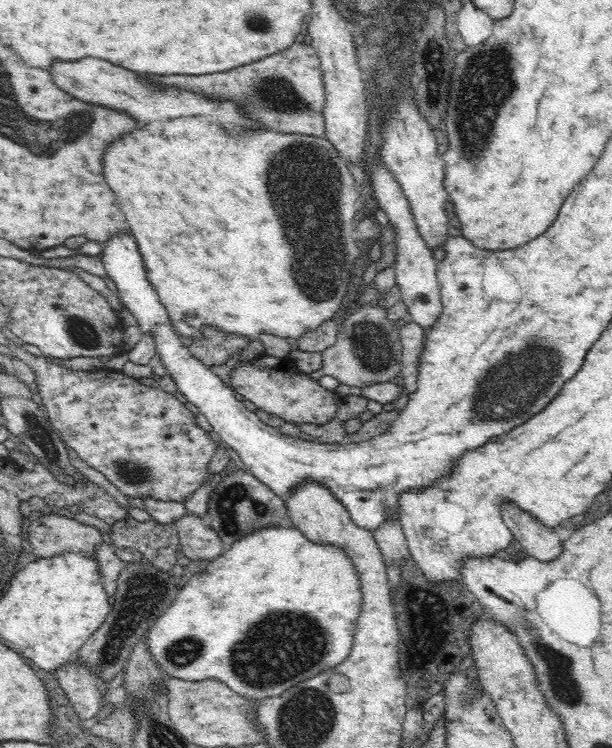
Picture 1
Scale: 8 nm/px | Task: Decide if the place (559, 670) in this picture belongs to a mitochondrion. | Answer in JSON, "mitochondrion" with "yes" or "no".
{"mitochondrion":"yes"}

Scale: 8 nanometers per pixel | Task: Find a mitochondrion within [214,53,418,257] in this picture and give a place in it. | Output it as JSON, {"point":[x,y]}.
{"point":[280,95]}

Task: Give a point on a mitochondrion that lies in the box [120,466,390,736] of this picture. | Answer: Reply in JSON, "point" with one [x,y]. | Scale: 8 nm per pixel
{"point":[272,665]}

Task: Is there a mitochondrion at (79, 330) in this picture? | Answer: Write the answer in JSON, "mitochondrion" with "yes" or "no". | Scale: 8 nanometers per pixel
{"mitochondrion":"yes"}

